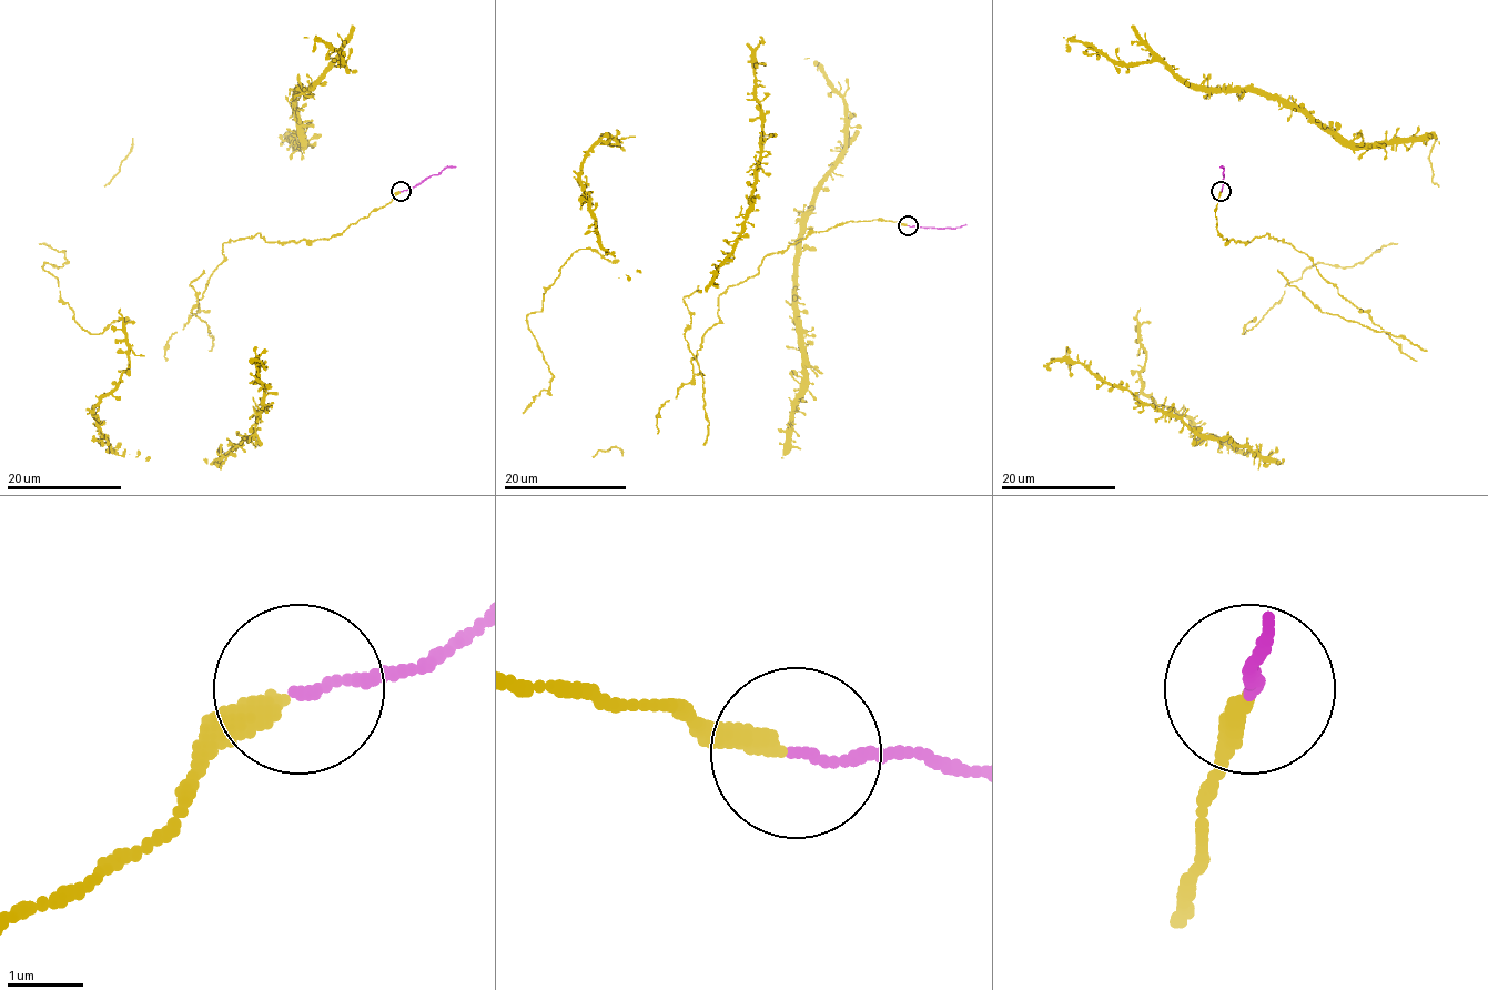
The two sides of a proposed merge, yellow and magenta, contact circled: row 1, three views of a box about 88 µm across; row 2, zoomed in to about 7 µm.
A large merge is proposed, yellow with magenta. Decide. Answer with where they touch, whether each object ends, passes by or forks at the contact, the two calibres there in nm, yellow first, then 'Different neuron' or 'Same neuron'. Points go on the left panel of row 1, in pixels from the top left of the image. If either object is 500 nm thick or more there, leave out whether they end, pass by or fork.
Place: (401, 191). At the ring yellow ends. At the ring magenta ends. Thickness 320 nm (yellow) against 110 nm. Same neuron

